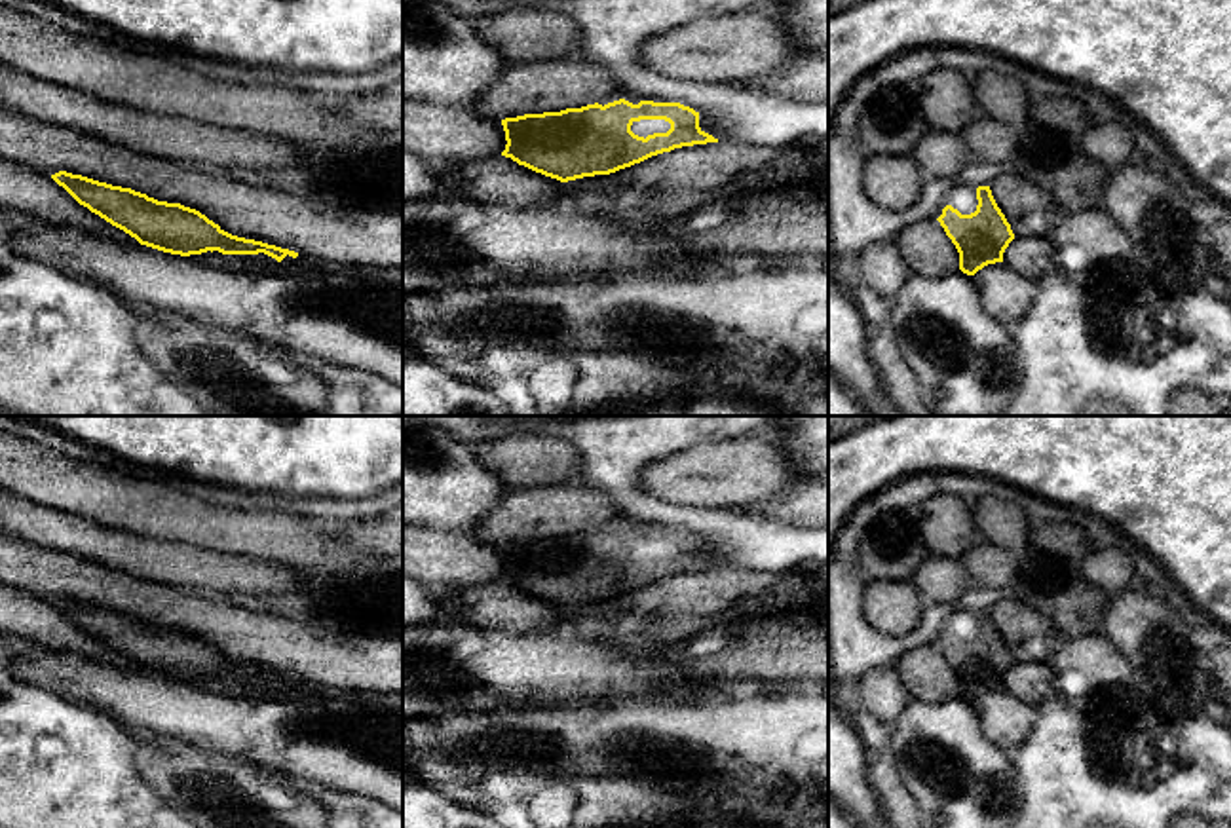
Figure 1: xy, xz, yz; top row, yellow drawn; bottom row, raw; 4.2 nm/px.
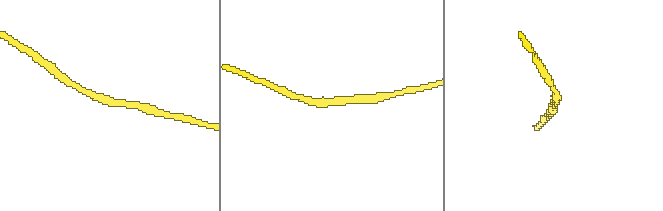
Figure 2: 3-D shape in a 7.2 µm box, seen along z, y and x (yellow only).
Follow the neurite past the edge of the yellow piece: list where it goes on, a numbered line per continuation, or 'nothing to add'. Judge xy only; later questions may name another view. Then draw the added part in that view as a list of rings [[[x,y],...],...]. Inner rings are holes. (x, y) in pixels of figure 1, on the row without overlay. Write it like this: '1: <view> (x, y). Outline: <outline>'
nothing to add

